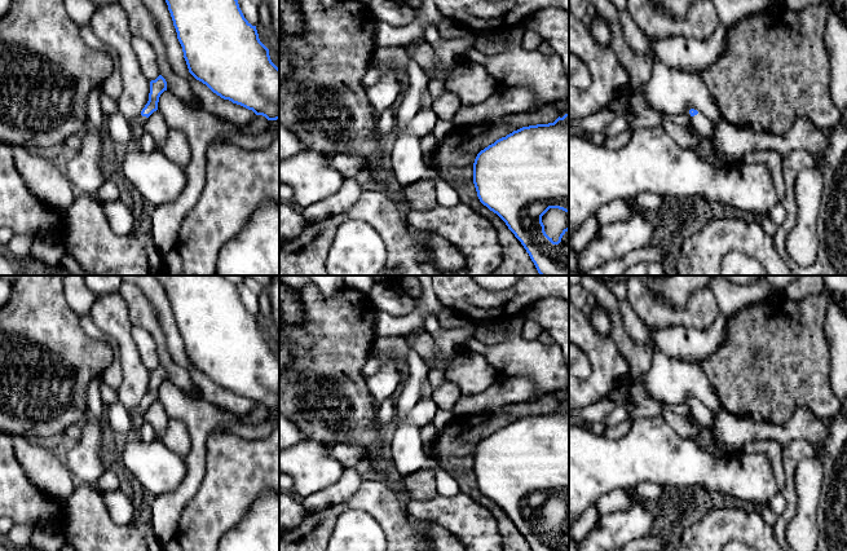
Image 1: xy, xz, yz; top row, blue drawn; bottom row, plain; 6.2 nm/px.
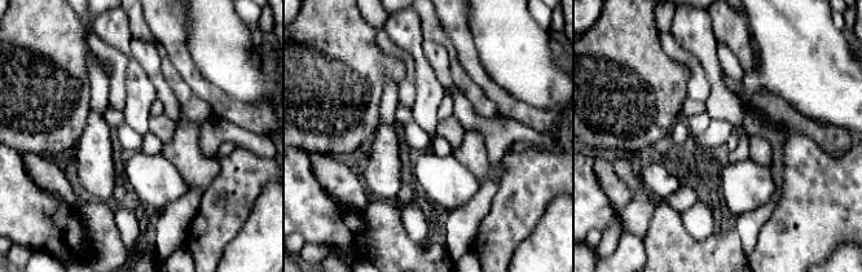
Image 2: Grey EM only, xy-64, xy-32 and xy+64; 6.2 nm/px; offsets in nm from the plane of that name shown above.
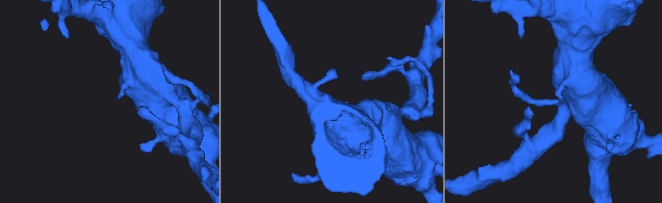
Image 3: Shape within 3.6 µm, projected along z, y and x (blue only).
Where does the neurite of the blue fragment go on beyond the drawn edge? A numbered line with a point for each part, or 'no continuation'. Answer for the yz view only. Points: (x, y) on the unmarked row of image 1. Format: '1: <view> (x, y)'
1: yz (702, 415)

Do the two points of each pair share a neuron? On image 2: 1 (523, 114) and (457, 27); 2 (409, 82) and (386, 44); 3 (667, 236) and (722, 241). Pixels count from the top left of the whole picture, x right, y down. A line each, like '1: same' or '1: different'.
1: same
2: same
3: same

